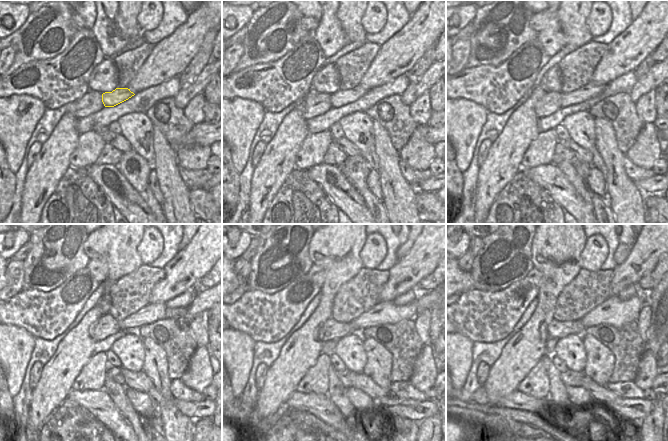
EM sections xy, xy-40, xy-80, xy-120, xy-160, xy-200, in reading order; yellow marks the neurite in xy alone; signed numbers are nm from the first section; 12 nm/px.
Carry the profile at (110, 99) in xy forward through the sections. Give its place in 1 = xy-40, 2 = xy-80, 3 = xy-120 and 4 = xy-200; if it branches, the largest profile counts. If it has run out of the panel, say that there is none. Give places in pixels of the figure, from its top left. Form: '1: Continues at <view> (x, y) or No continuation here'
1: Continues at xy-40 (340, 98)
2: Continues at xy-80 (591, 89)
3: Continues at xy-120 (151, 313)
4: Continues at xy-200 (613, 311)

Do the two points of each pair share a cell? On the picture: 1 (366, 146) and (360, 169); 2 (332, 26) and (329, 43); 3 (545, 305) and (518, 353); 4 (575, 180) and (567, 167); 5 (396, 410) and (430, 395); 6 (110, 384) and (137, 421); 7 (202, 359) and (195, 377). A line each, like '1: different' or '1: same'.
1: different
2: same
3: same
4: same
5: different
6: same
7: same

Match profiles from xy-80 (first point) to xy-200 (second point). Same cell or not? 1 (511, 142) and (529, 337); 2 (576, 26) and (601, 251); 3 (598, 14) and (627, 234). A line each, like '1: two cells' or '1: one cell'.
1: one cell
2: two cells
3: two cells

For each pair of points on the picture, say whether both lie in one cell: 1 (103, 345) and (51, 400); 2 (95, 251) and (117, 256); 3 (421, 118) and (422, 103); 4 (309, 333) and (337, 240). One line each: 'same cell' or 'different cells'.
1: different cells
2: same cell
3: same cell
4: same cell

